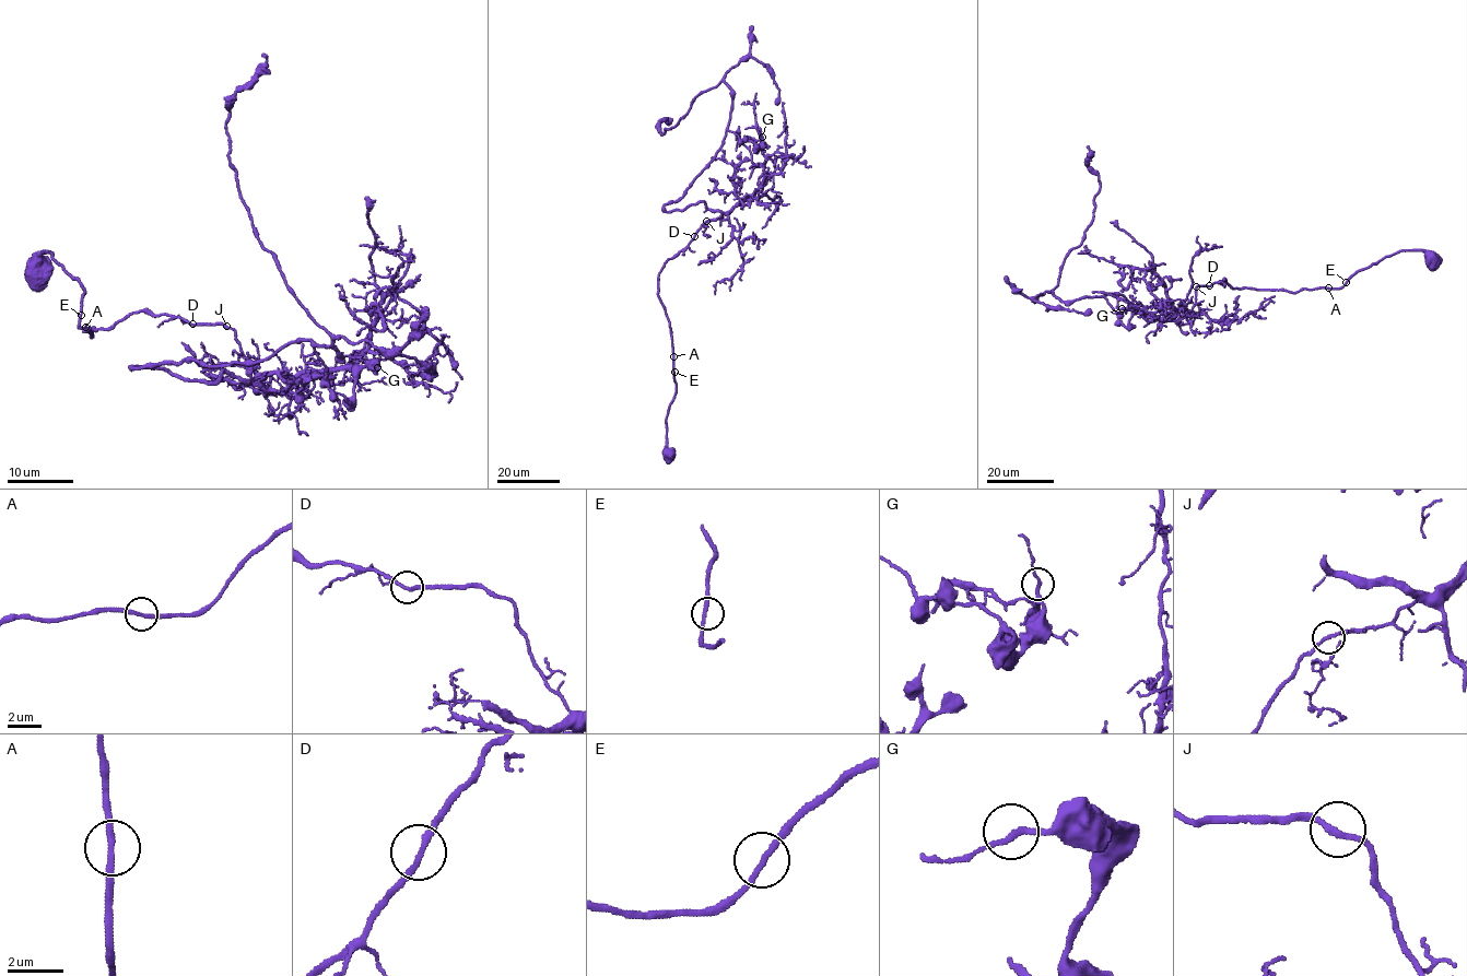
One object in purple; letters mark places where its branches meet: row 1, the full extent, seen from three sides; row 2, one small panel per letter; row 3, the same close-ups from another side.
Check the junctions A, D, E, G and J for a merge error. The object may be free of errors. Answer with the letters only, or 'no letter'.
no letter

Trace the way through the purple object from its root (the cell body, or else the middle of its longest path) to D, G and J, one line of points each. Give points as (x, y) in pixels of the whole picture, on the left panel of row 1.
D: (42, 272), (42, 253), (54, 254), (79, 280), (79, 325), (91, 336), (83, 331), (141, 310), (191, 325)
G: (42, 272), (79, 280), (91, 336), (223, 325), (256, 374), (132, 367), (310, 341), (350, 403), (377, 367)
J: (42, 272), (42, 253), (54, 254), (79, 280), (79, 325), (91, 336), (83, 331), (141, 310), (226, 326)

